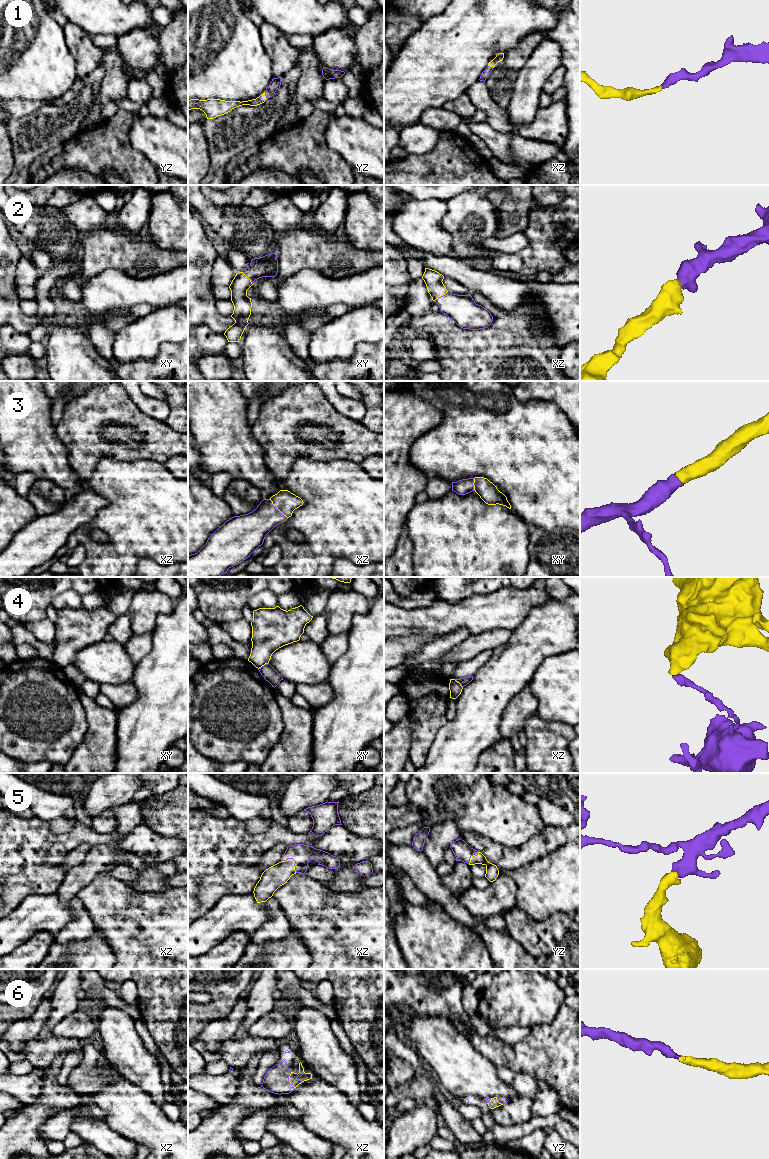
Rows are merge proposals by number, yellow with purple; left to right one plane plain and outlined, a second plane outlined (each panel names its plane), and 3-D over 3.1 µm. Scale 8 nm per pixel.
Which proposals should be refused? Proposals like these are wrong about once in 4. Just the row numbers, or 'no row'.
4

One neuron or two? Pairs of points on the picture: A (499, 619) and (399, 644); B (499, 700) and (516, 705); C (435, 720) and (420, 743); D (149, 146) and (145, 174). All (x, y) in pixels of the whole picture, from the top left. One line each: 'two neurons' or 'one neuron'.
A: two neurons
B: two neurons
C: one neuron
D: two neurons

